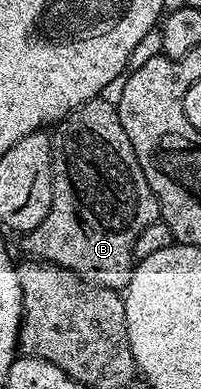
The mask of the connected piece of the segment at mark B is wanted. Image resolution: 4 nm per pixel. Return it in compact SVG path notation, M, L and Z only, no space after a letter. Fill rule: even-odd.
M101 98L89 100L61 121L56 131L58 137L55 135L52 140L52 210L48 210L48 218L44 218L44 222L40 222L36 230L21 237L22 248L30 252L26 254L33 259L55 264L57 268L73 274L79 281L95 288L125 289L134 273L134 244L142 231L152 226L160 216L156 194L152 194L152 186L148 186L148 178L144 178L144 170L136 158L136 150L132 150L132 142L128 142L128 134L124 134L124 126L120 126L120 114L115 105Z

